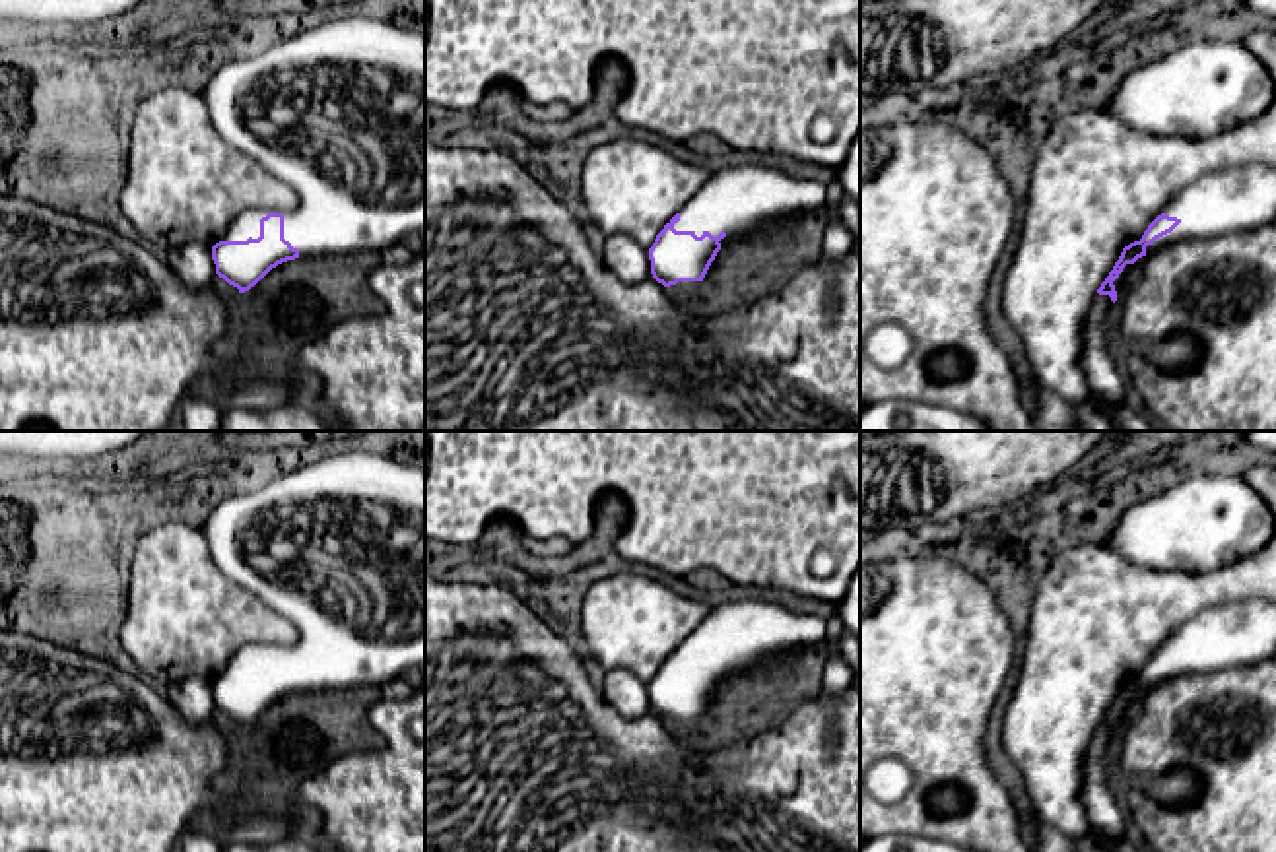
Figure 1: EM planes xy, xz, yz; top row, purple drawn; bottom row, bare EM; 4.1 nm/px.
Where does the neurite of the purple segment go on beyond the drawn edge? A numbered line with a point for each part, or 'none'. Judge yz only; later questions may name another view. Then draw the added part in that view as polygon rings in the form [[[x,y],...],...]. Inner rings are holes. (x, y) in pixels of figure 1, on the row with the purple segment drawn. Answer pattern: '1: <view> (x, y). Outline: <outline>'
1: yz (1240, 198). Outline: [[[1251,163],[1210,173],[1173,196],[1158,215],[1161,213],[1177,217],[1181,223],[1148,245],[1148,256],[1185,239],[1222,237],[1264,227],[1276,221],[1276,167]]]

